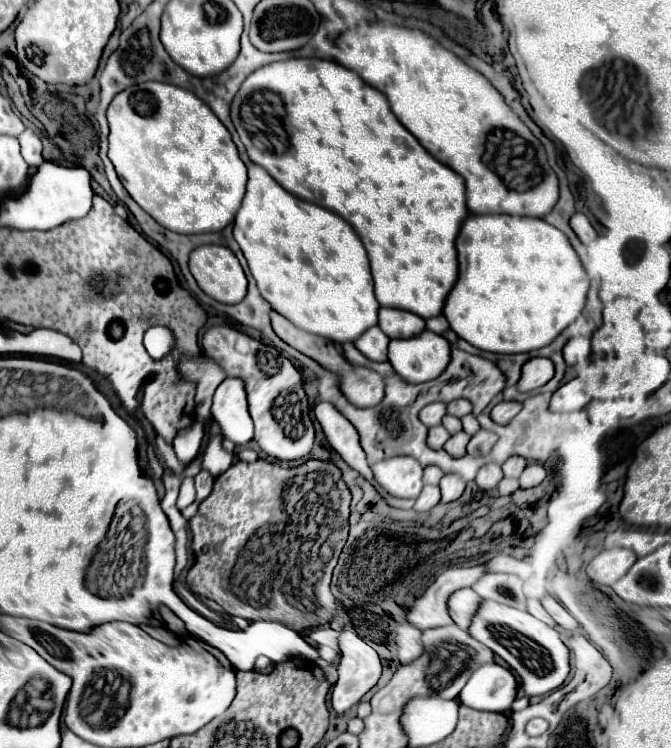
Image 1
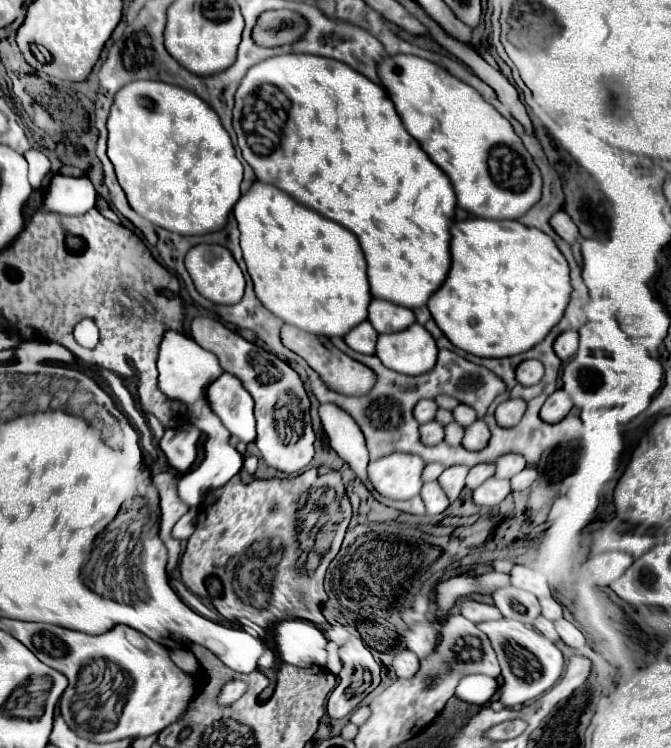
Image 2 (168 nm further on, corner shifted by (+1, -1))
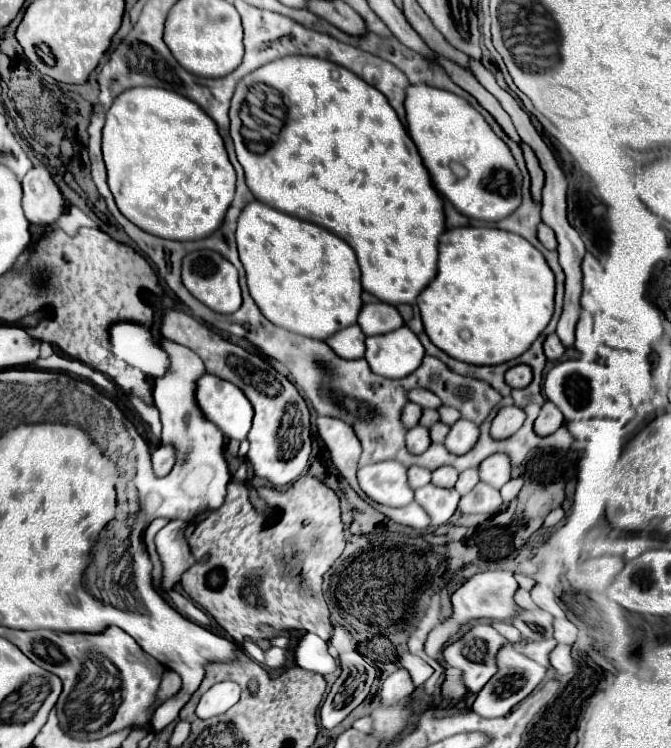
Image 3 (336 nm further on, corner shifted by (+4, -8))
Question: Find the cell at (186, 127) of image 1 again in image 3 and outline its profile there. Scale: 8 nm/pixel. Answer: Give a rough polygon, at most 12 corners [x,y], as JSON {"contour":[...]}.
{"contour":[[161,87],[107,111],[119,211],[175,241],[235,195],[215,121]]}

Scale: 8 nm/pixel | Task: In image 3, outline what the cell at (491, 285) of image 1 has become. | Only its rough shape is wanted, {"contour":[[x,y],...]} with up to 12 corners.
{"contour":[[493,227],[439,237],[417,305],[471,365],[523,355],[549,325],[555,275]]}

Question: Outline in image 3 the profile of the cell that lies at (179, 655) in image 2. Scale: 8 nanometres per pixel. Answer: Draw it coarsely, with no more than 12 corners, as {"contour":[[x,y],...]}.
{"contour":[[165,669],[159,701],[173,697],[181,689],[181,677]]}

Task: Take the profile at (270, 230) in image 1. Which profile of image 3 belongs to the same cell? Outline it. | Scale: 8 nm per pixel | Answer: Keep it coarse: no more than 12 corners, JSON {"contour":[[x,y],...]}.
{"contour":[[253,201],[237,219],[251,297],[319,341],[363,307],[353,249]]}

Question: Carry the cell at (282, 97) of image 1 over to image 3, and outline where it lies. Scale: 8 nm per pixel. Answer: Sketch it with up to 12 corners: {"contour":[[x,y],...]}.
{"contour":[[291,55],[229,119],[257,201],[321,225],[413,305],[443,199],[397,113]]}

